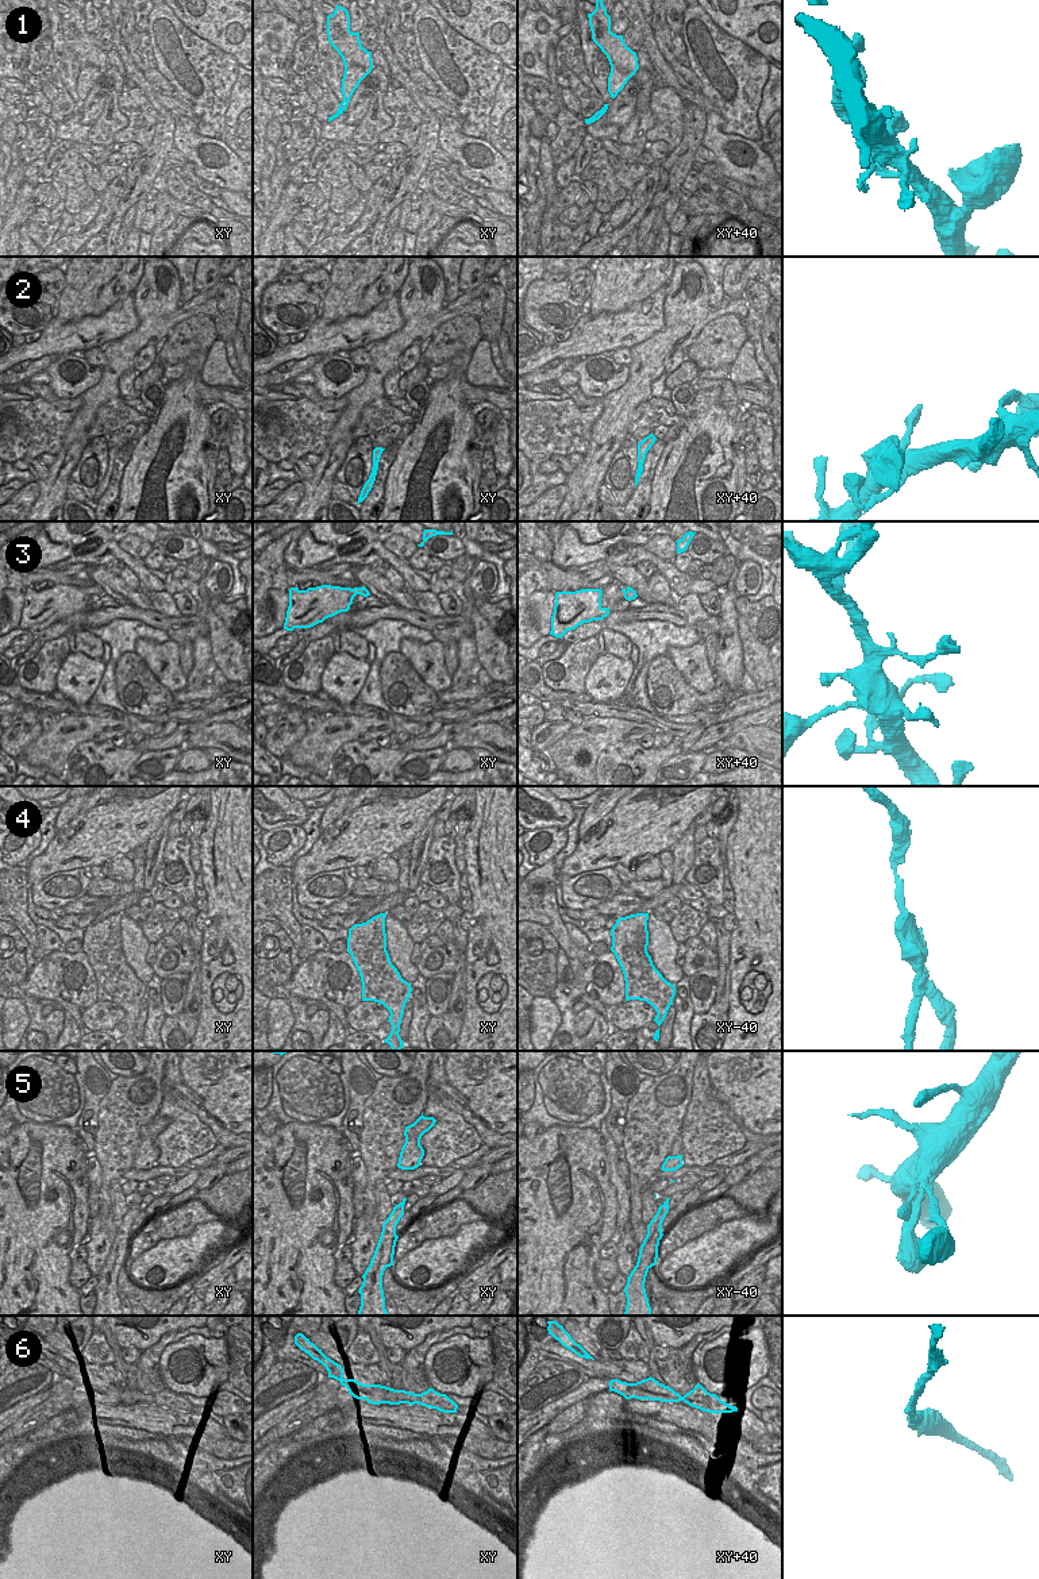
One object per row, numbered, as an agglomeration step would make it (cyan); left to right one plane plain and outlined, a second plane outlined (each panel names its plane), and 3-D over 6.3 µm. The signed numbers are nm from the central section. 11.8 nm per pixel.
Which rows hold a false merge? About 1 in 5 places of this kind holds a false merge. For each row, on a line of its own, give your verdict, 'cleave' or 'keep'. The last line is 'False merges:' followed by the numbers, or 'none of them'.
1: keep
2: keep
3: keep
4: cleave
5: keep
6: keep
False merges: 4

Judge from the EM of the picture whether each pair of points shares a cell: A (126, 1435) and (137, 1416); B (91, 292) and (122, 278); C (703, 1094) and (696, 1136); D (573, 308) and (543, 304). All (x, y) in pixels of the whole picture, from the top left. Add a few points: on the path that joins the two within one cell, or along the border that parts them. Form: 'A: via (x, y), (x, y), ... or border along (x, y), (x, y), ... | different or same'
A: border along (104, 1422), (139, 1428), (161, 1436) | different
B: via (99, 284), (110, 273), (114, 273) | same
C: via (703, 1105), (703, 1125) | same
D: via (566, 308), (561, 303), (550, 303) | same

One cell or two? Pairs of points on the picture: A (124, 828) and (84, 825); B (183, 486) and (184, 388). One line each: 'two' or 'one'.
A: one
B: one

